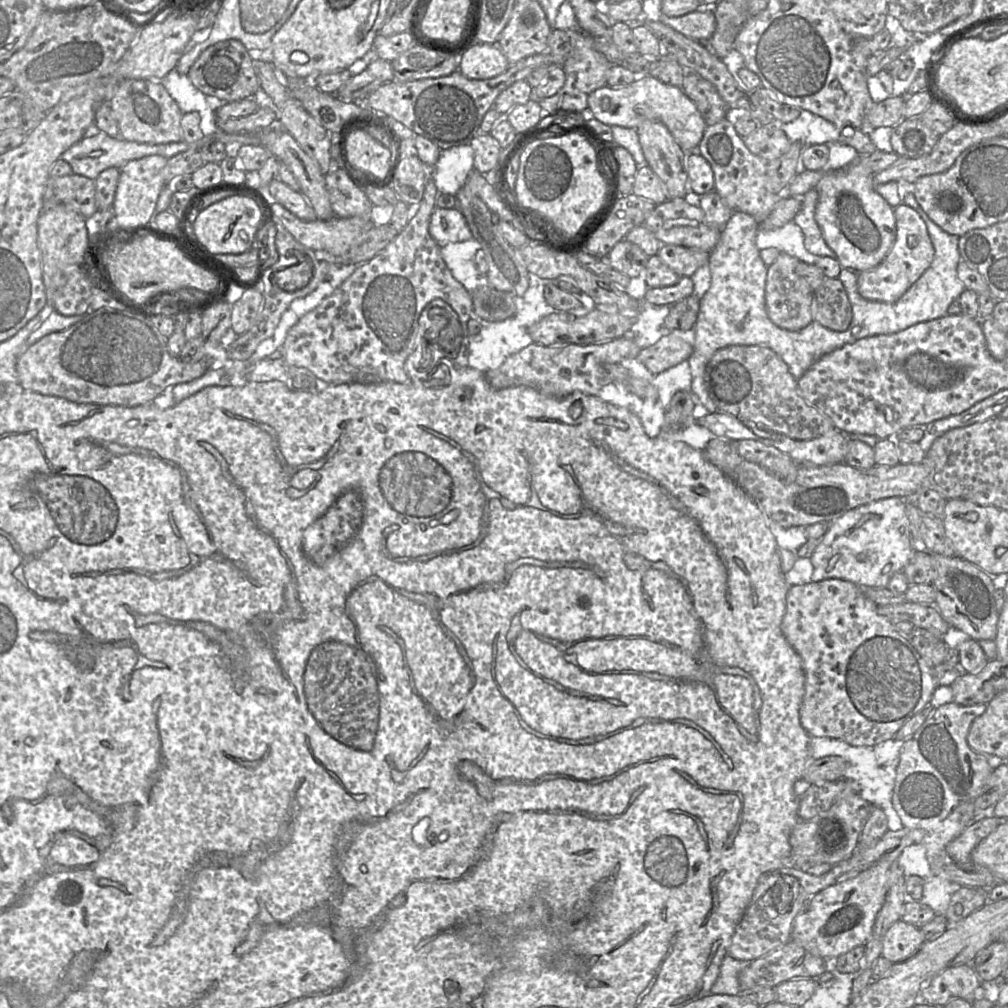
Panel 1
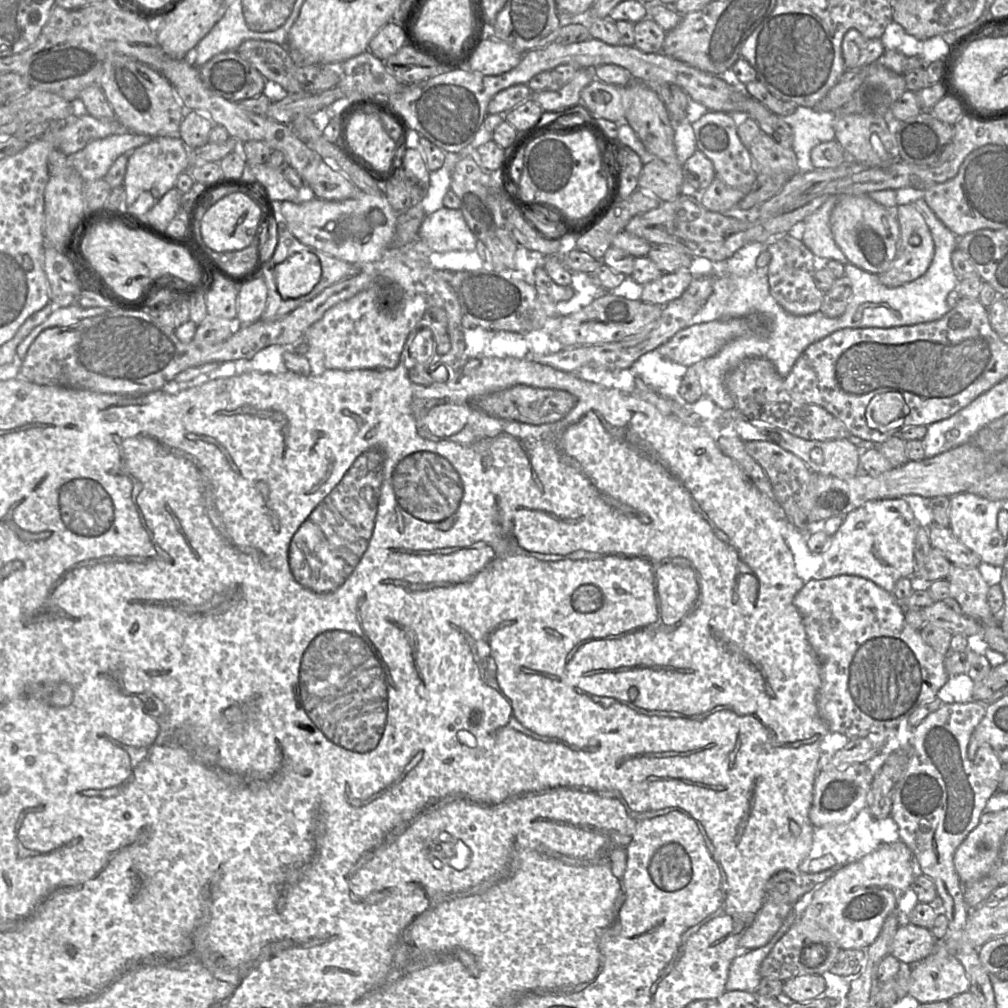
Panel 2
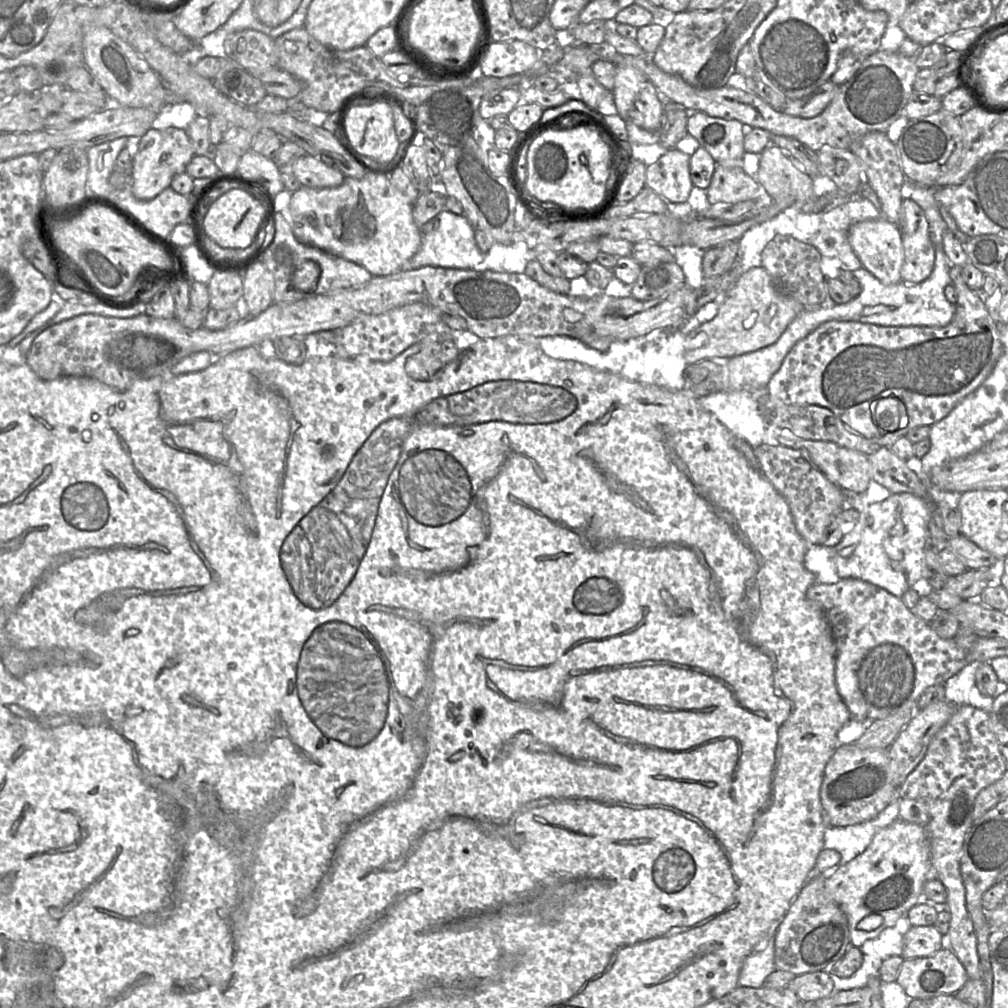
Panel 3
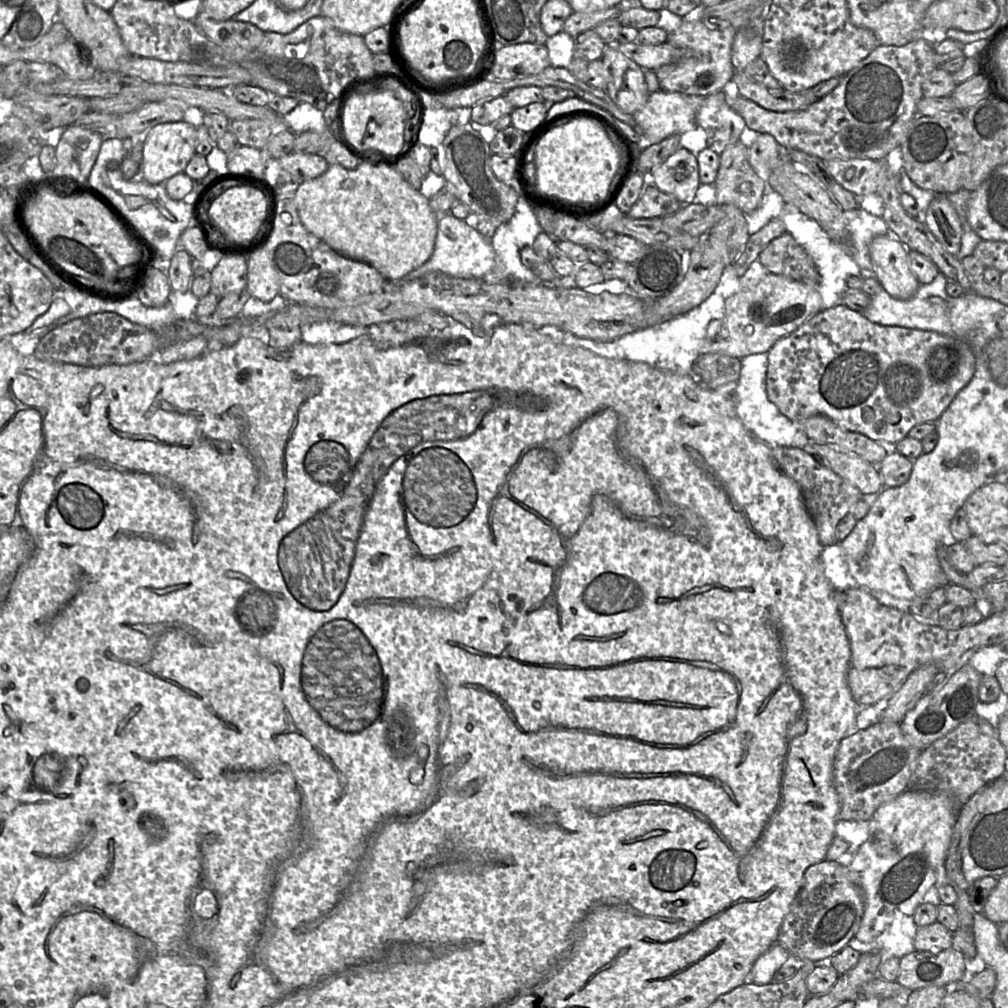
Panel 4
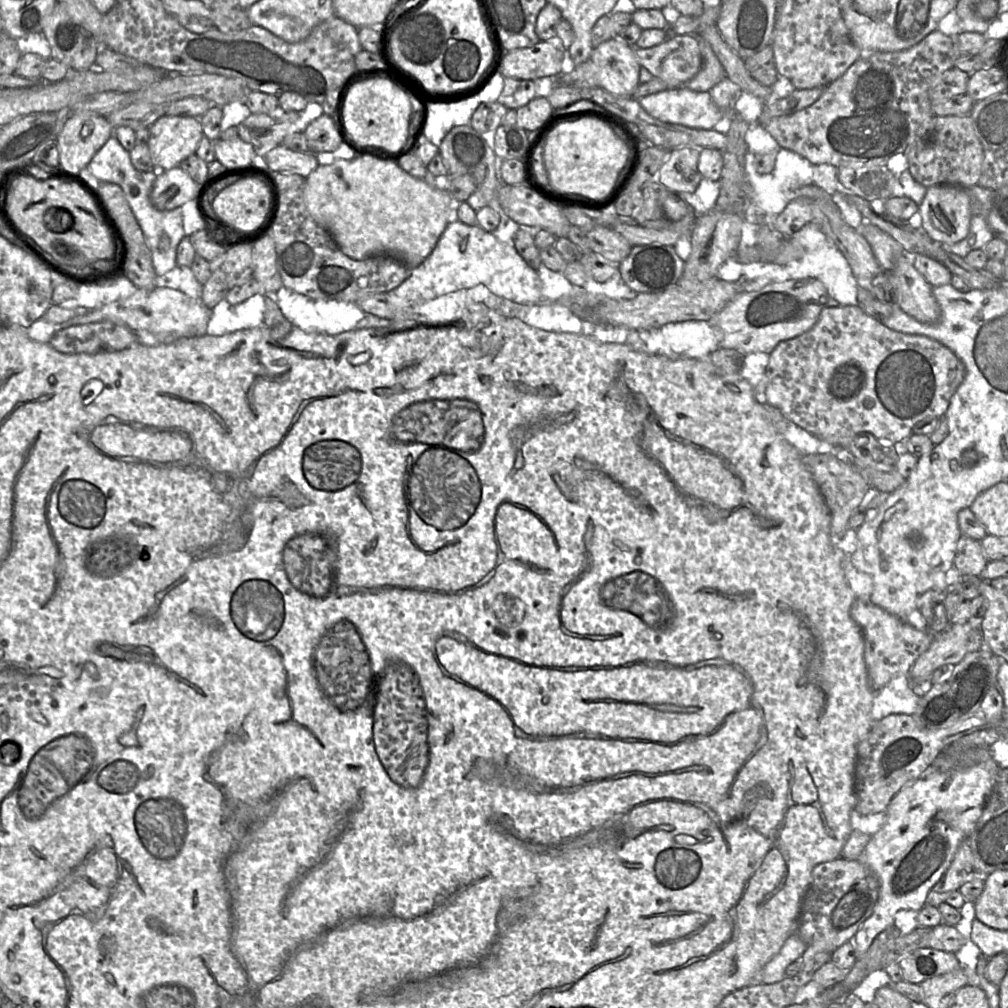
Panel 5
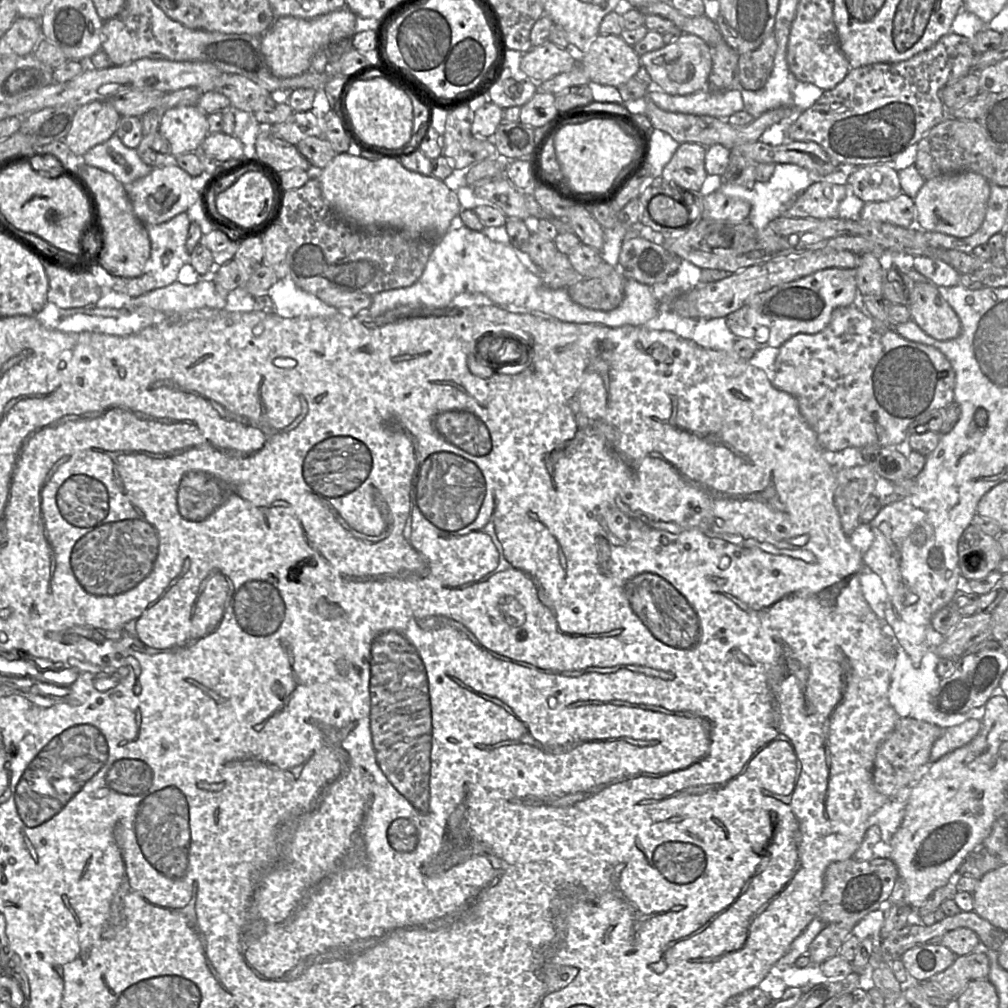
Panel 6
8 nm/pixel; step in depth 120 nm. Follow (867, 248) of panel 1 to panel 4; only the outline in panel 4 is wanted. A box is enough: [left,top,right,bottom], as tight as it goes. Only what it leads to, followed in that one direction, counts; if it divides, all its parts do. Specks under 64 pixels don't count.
[869,236,920,300]

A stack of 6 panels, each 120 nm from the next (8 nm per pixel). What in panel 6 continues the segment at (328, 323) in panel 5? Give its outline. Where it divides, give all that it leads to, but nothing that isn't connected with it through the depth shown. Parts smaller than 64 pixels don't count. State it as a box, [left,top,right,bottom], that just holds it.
[267,275,355,318]

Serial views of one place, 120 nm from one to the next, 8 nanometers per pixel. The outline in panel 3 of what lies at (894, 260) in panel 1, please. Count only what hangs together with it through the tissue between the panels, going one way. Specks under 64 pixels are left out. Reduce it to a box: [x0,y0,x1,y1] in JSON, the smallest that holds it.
[901,199,935,284]

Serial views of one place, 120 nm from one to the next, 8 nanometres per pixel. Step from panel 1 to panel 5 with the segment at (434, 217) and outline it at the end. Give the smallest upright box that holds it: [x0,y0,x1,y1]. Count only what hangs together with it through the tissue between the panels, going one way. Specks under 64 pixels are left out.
[387,220,544,307]

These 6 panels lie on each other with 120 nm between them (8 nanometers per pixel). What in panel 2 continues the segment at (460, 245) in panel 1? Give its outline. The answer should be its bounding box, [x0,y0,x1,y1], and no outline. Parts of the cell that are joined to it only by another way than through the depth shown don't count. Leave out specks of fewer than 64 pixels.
[427,249,493,271]

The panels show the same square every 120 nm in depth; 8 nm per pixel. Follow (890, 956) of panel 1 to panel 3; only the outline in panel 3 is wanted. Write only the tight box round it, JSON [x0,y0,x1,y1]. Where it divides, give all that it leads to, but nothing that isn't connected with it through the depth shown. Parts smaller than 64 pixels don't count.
[902,925,946,957]

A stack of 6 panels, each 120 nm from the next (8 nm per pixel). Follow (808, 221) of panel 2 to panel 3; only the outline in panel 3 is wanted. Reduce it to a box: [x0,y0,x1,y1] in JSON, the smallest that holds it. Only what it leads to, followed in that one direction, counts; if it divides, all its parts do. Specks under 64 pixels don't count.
[811,196,881,271]

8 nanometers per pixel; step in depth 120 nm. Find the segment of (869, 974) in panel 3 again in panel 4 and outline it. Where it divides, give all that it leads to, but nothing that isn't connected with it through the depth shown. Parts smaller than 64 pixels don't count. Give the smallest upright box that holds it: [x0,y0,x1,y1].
[849,915,918,963]

